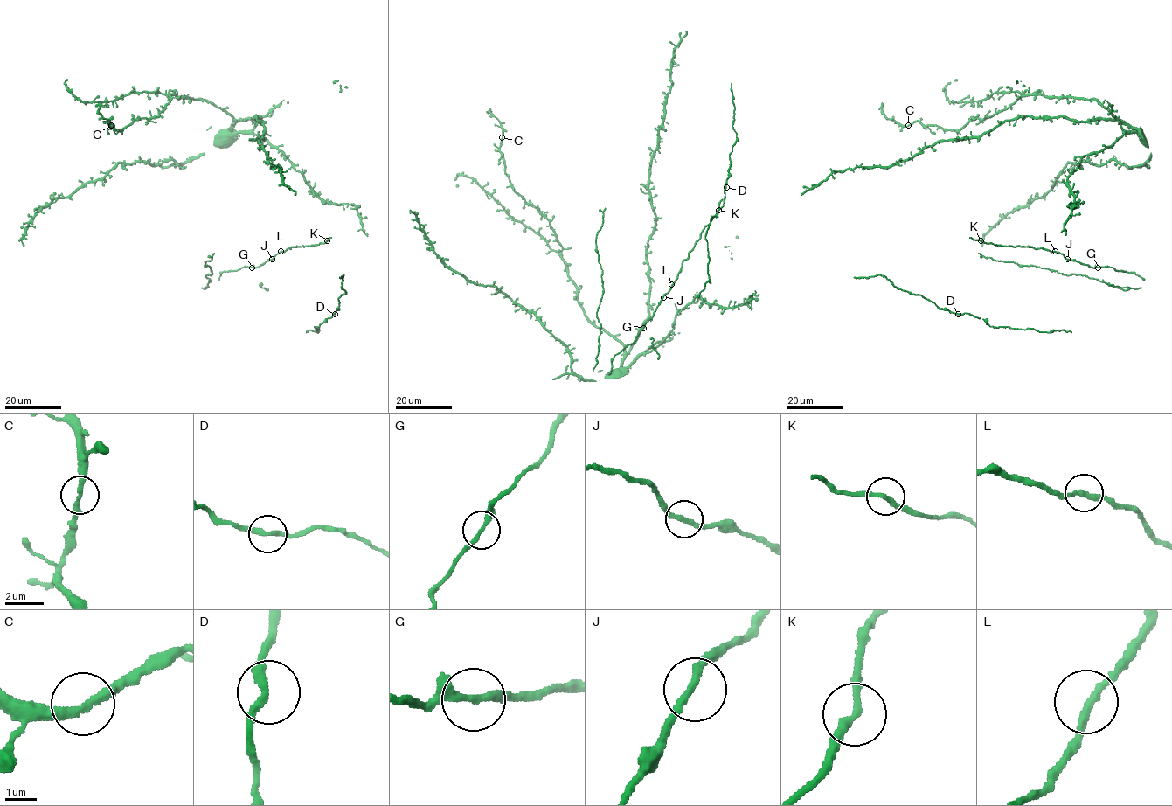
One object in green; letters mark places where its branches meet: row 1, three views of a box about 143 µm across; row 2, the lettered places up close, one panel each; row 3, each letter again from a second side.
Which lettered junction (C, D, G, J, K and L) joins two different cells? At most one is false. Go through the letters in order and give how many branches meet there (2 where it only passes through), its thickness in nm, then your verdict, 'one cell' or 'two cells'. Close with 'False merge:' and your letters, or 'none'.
C: 2 | 280 nm | one cell
D: 2 | 280 nm | one cell
G: 2 | 240 nm | one cell
J: 2 | 240 nm | one cell
K: 2 | 240 nm | one cell
L: 2 | 240 nm | one cell
False merge: none

